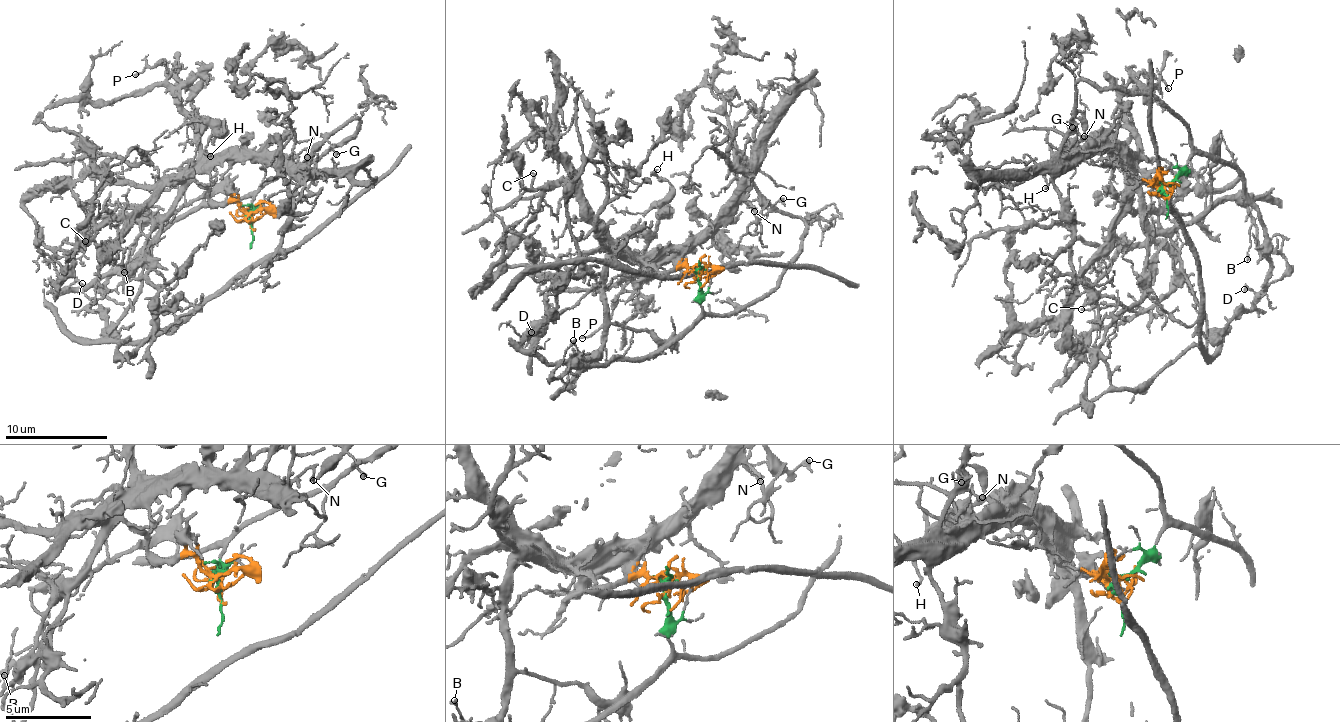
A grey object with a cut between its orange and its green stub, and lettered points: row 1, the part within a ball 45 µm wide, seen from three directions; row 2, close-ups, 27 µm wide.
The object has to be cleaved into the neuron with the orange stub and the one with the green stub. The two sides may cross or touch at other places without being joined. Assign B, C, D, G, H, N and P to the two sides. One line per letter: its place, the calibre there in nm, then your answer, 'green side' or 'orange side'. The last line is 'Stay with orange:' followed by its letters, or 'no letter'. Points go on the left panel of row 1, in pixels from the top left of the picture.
B: place (124, 272); calibre 150 nm; orange side
C: place (85, 241); calibre 160 nm; orange side
D: place (82, 283); calibre 140 nm; green side
G: place (336, 154); calibre 140 nm; green side
H: place (210, 156); calibre 110 nm; orange side
N: place (307, 157); calibre 130 nm; orange side
P: place (135, 74); calibre 120 nm; orange side
Stay with orange: B, C, H, N, P

